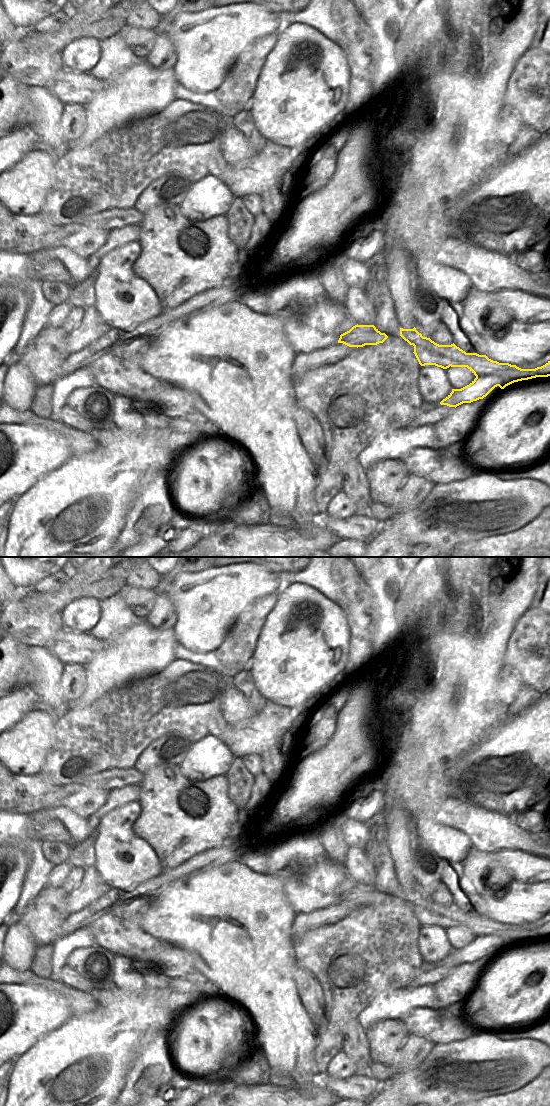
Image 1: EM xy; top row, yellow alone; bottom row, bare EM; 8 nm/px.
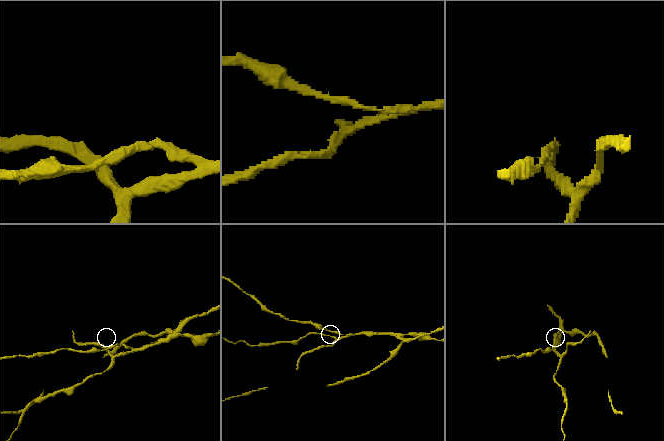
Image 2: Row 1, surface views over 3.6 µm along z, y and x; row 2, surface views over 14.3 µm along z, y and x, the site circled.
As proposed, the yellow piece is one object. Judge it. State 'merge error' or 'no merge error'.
merge error

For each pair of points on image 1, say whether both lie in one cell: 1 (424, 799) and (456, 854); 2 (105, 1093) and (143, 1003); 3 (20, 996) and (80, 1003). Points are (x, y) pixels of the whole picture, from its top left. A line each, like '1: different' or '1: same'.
1: same
2: same
3: different

